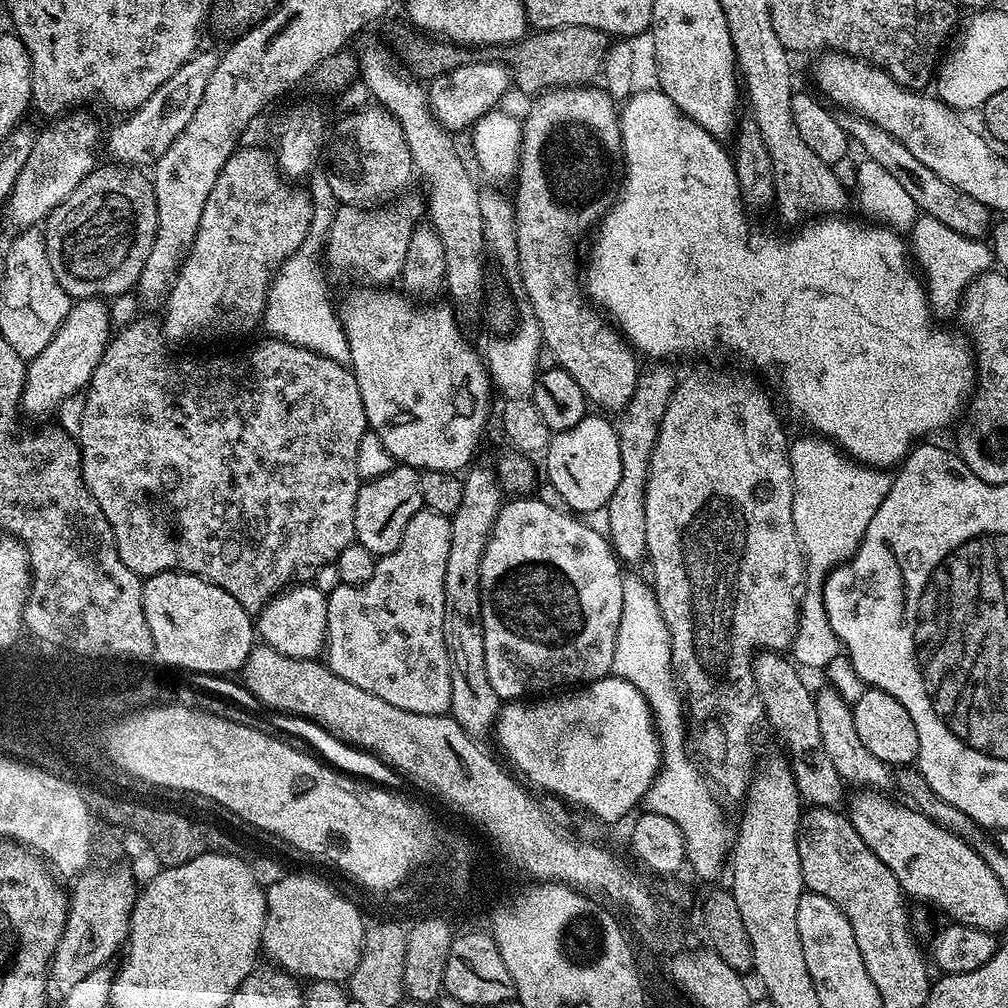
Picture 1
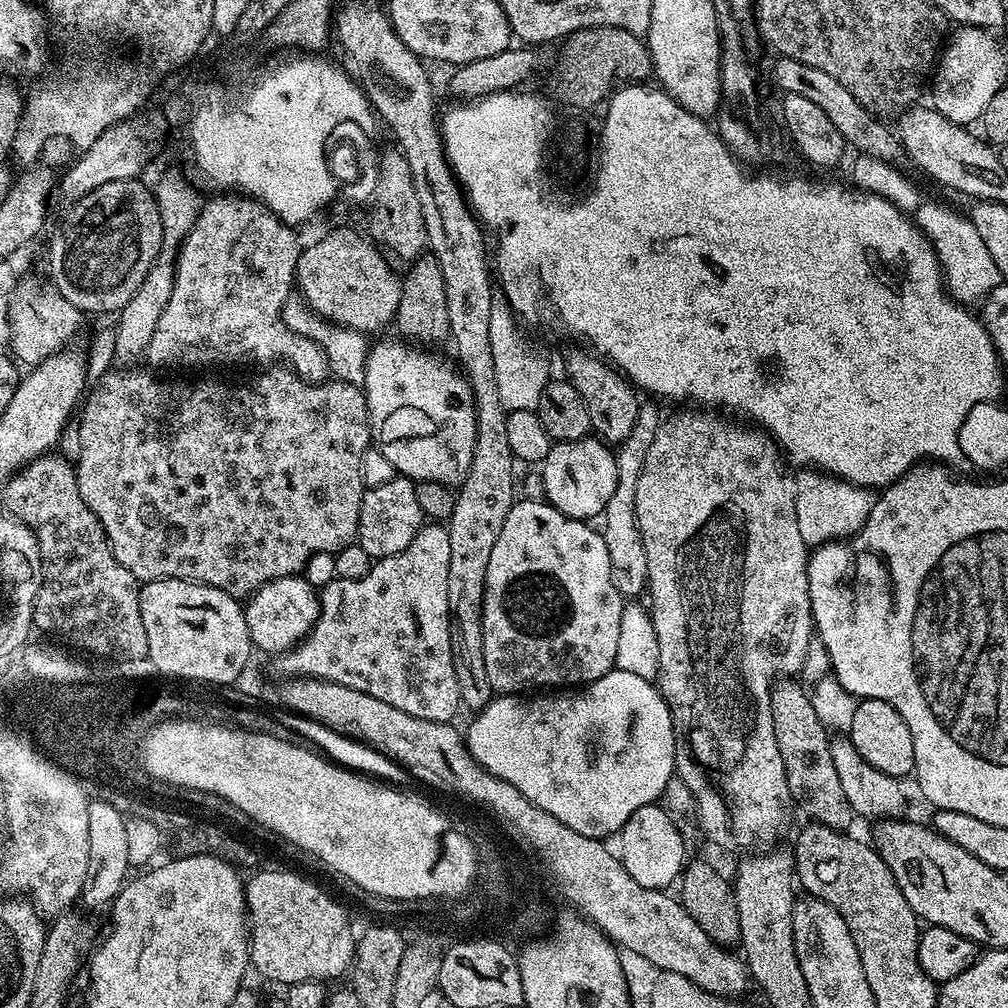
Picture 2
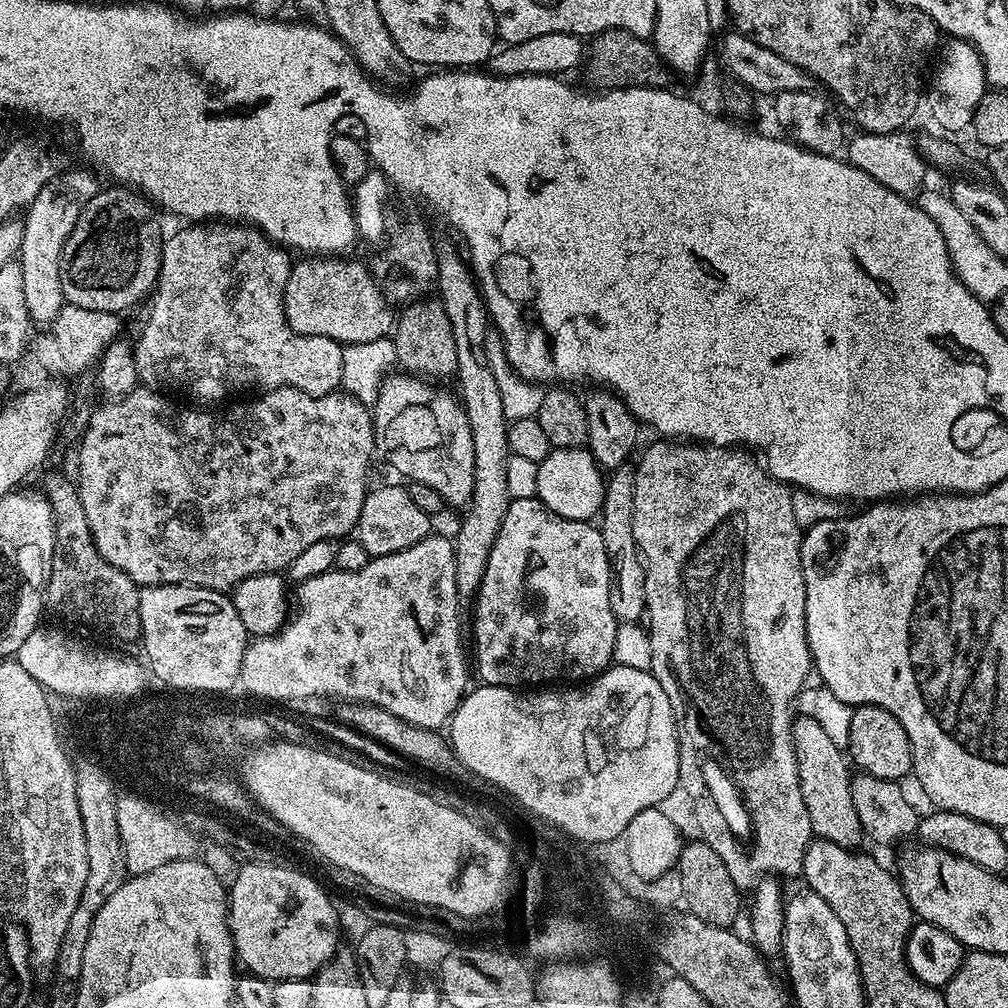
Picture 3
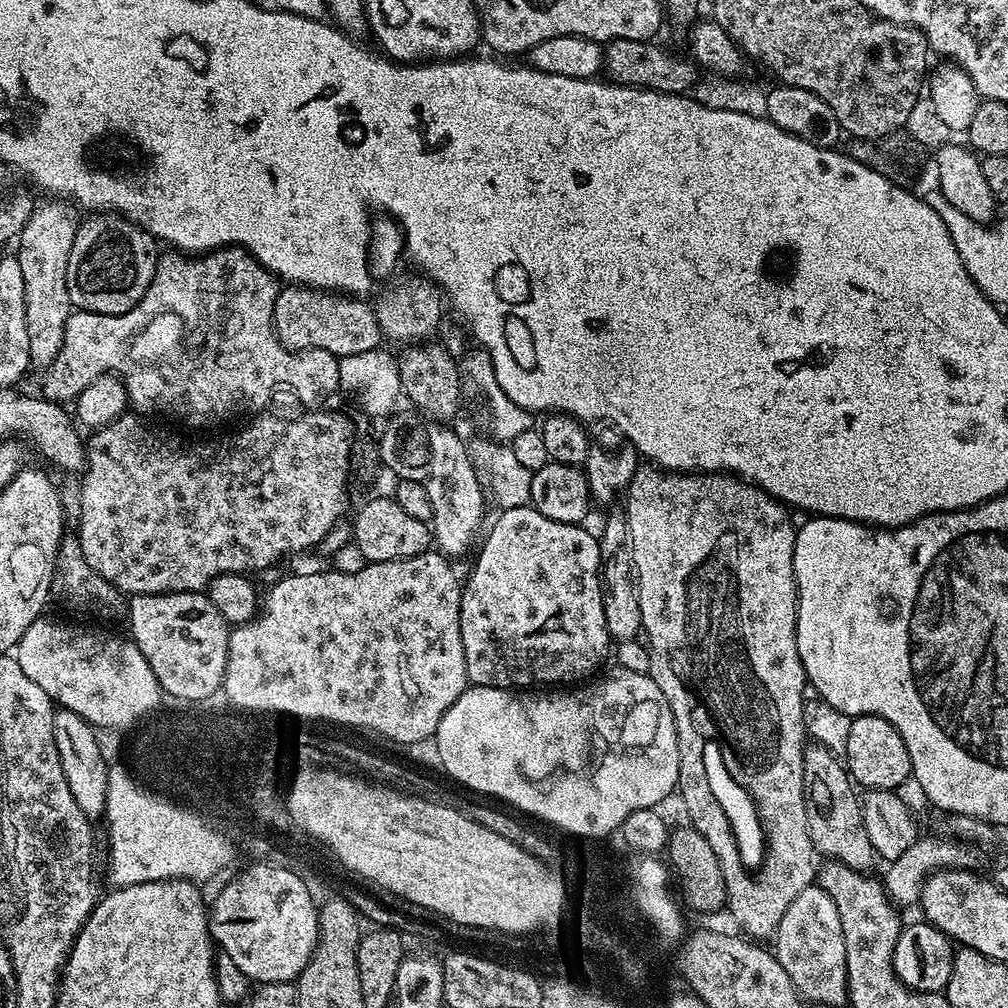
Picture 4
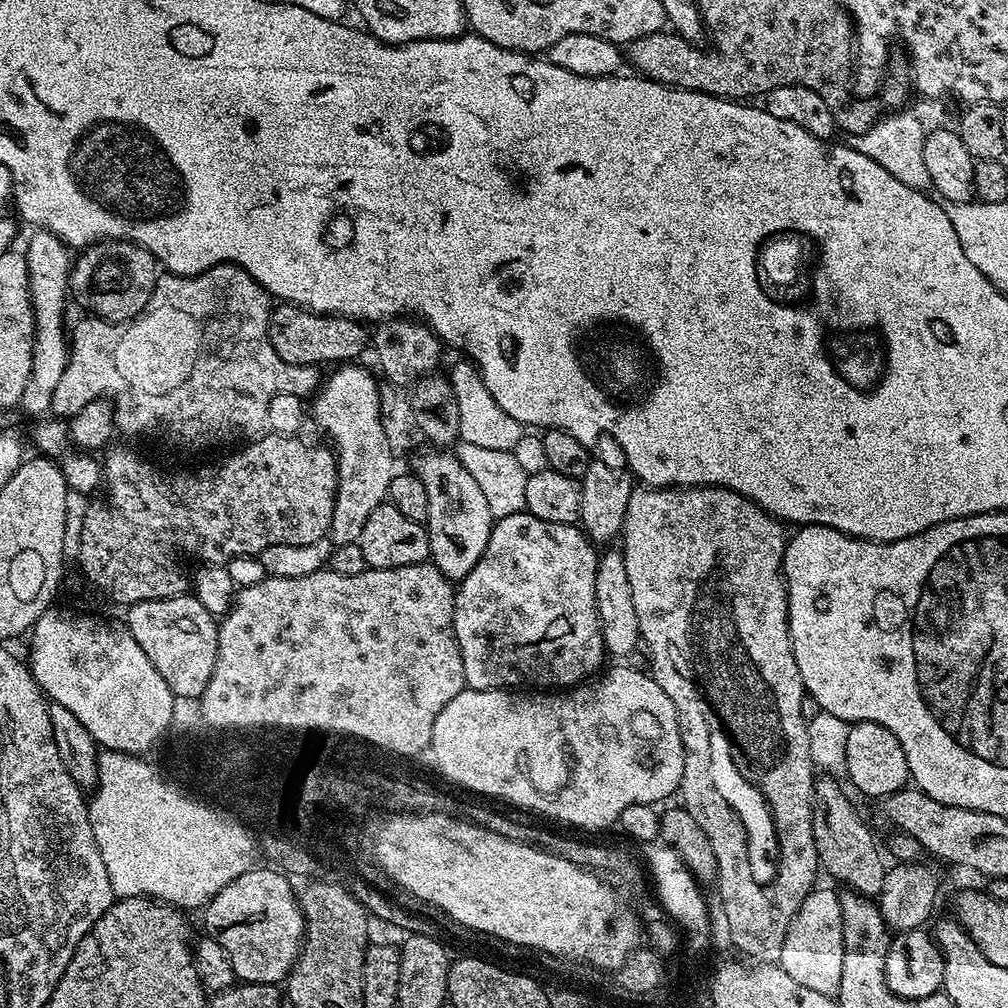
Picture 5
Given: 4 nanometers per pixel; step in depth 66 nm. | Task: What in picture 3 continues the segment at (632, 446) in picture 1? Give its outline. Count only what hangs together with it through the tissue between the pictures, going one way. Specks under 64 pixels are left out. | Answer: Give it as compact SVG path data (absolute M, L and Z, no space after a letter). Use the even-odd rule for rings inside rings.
M631 463L615 469L607 477L604 486L604 501L600 507L598 527L602 534L602 542L606 546L608 565L612 568L612 597L610 606L614 610L617 621L625 624L637 623L645 615L646 578L644 577L644 561L640 555L640 547L634 538L634 486L636 485L636 469Z

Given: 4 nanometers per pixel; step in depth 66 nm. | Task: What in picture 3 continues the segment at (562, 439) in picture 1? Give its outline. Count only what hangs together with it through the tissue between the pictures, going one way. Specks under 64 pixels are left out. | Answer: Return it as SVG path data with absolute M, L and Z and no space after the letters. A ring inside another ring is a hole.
M587 447L553 448L552 453L547 456L541 464L537 464L536 468L537 490L535 499L545 504L550 511L554 514L558 514L562 518L570 518L571 520L591 521L593 518L599 517L600 507L604 501L606 476Z

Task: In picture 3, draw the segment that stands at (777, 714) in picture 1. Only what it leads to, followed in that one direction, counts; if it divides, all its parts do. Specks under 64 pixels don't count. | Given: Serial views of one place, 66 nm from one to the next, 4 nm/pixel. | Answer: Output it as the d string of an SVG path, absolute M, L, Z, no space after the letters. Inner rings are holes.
M800 714L792 722L794 758L798 764L798 786L802 790L805 810L810 816L810 826L819 839L829 840L843 848L861 847L861 826L852 797L852 776L845 753L822 731L814 718Z

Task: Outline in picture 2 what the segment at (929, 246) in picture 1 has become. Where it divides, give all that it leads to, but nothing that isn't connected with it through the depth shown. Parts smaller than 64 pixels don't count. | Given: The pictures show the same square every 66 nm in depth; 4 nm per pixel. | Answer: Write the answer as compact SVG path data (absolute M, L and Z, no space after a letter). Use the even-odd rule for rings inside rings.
M925 199L916 207L914 223L931 242L934 254L940 263L944 287L948 289L948 294L953 300L958 300L965 306L972 306L976 295L978 300L981 294L990 293L1001 284L998 266L994 266L994 258L990 258L990 250L986 250L978 230L974 230L967 215L955 212L954 209L947 208L936 200Z

